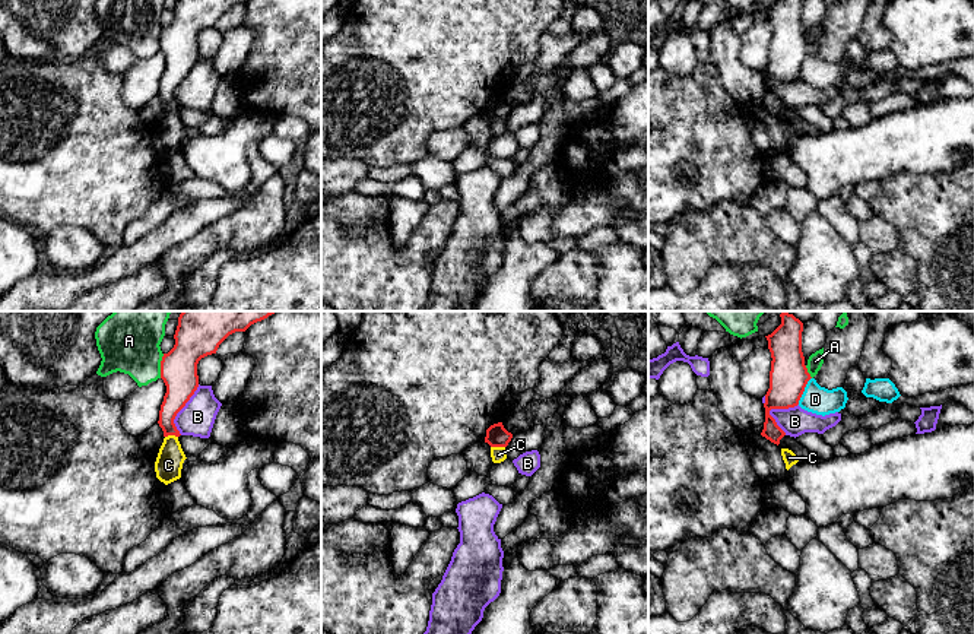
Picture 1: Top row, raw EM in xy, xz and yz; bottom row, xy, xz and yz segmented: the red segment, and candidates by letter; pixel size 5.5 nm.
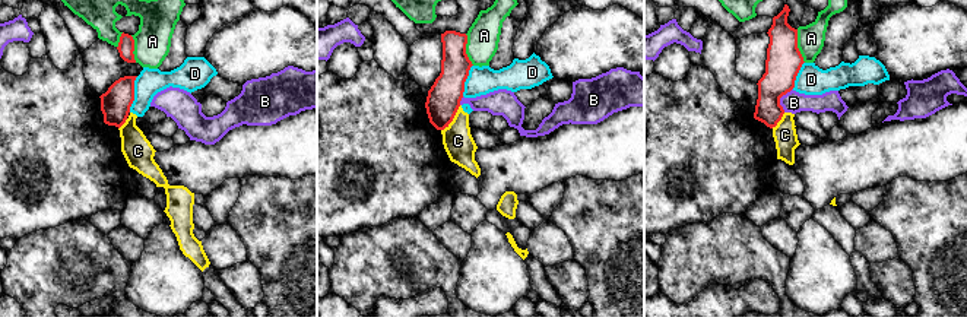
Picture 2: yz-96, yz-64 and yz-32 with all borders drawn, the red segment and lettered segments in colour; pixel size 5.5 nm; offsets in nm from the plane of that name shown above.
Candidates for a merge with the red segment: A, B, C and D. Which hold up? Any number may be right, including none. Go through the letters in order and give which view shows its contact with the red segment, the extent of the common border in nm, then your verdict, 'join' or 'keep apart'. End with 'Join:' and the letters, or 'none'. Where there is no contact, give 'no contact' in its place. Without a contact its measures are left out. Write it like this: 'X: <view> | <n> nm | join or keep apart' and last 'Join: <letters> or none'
A: xy | 140 nm | keep apart
B: yz | 190 nm | keep apart
C: xz | 80 nm | keep apart
D: yz | 170 nm | keep apart
Join: none

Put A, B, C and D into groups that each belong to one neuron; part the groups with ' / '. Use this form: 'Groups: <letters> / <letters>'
Groups: A / B / C D

